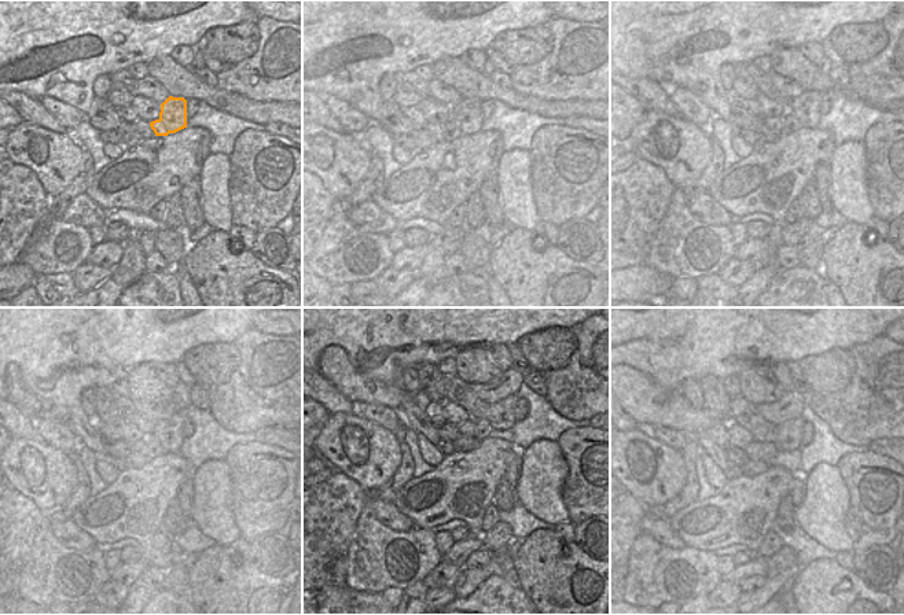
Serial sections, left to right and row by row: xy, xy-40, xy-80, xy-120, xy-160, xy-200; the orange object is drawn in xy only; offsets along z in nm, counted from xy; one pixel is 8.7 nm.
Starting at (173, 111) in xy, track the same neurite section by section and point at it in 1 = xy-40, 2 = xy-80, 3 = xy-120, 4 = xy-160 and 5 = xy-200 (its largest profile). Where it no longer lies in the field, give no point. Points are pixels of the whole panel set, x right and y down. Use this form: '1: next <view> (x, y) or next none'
1: next xy-40 (462, 113)
2: next xy-80 (768, 113)
3: next xy-120 (155, 422)
4: next xy-160 (434, 433)
5: next xy-200 (742, 430)

